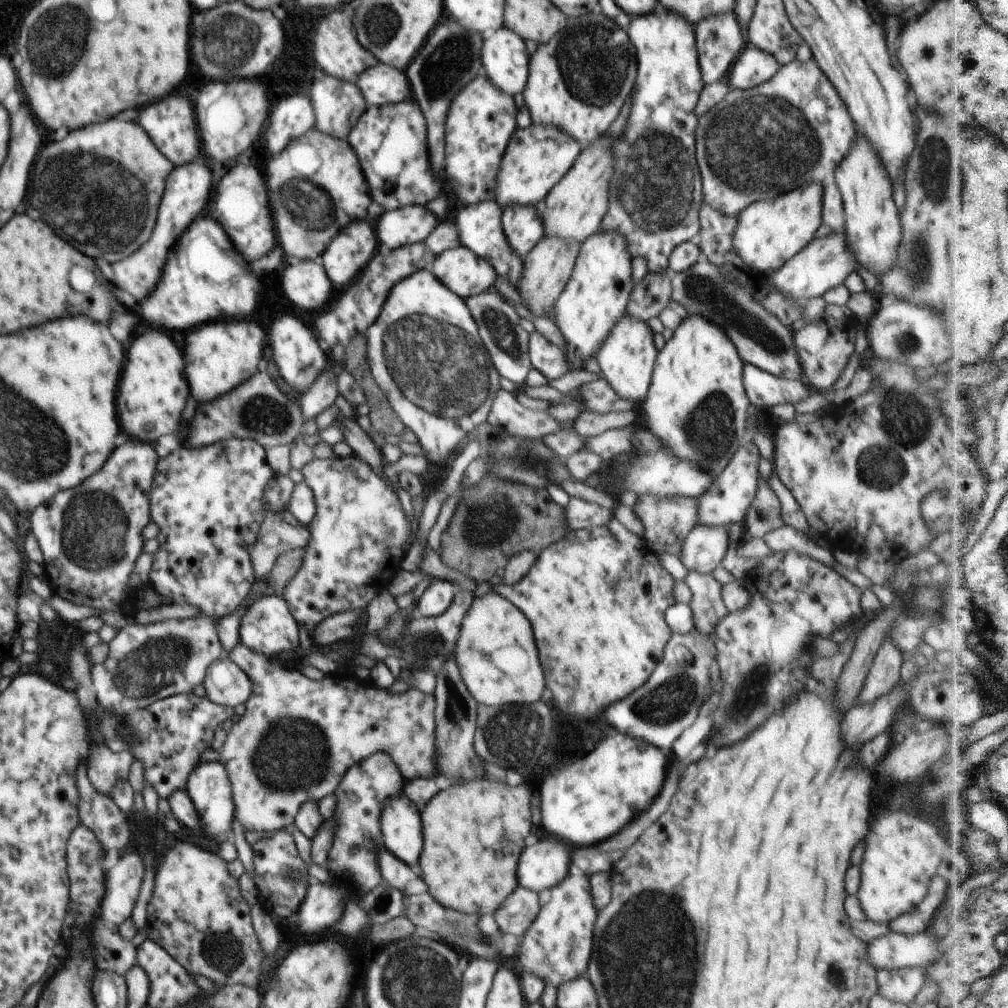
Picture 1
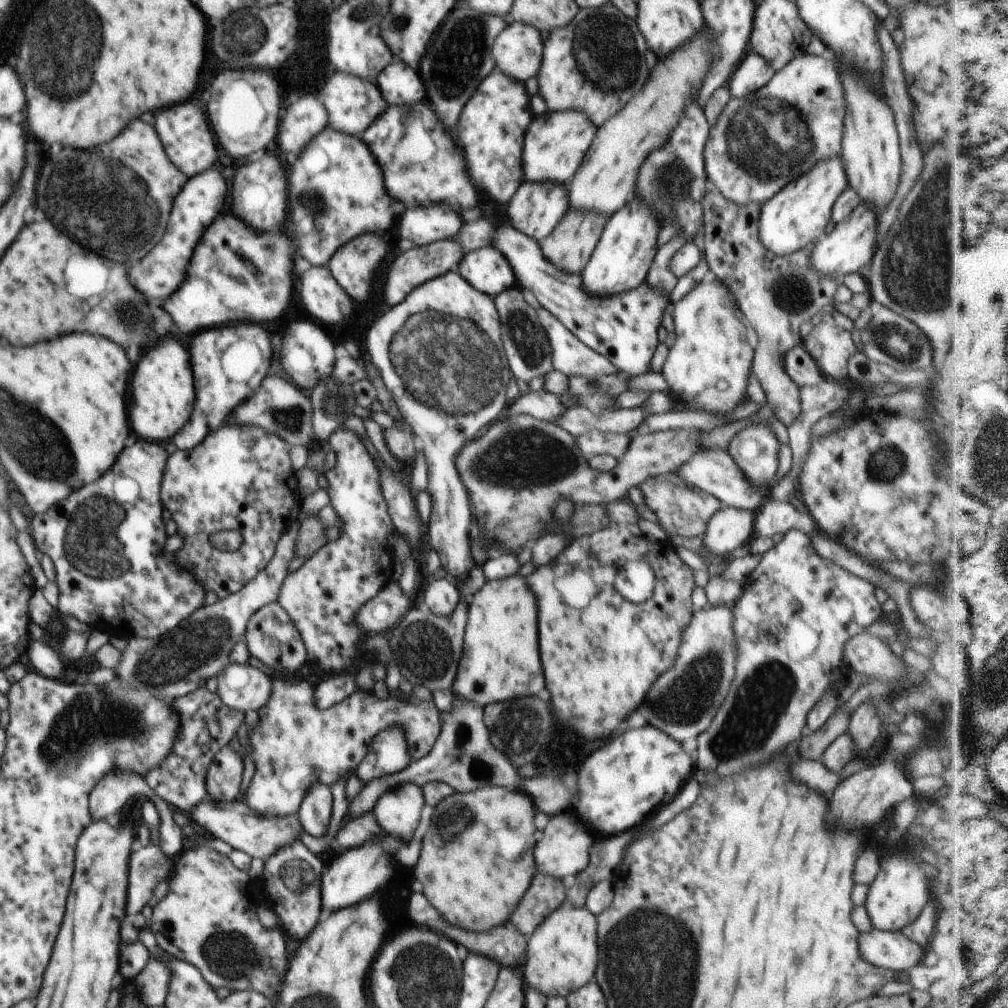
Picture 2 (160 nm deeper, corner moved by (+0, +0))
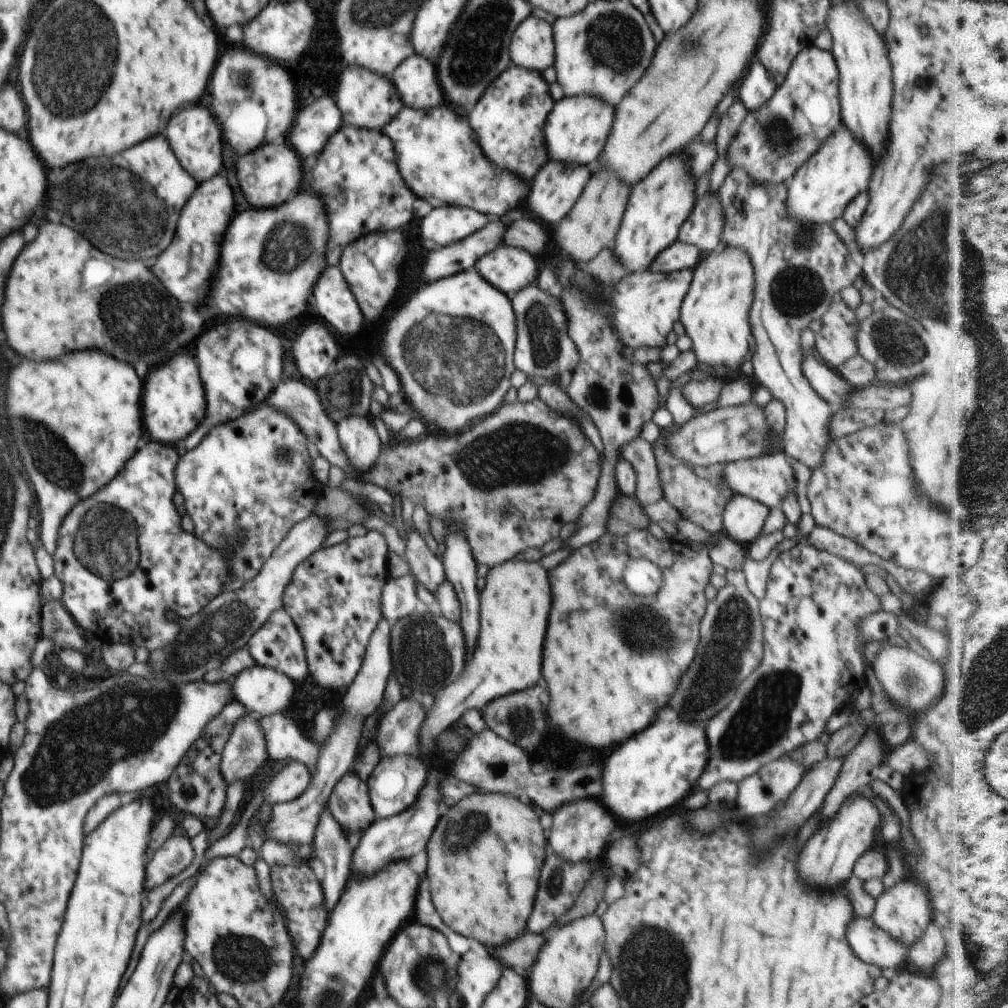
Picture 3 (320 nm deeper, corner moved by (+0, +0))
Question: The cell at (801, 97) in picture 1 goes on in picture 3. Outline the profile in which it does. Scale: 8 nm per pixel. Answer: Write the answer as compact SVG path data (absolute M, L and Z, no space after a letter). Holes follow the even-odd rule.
M810 45L794 58L774 96L758 112L748 114L729 146L731 170L744 166L758 183L789 182L833 132L842 126L838 98L838 68L829 50Z

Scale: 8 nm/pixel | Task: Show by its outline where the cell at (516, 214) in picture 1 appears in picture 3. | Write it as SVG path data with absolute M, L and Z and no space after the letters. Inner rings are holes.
M548 162L536 176L532 182L532 190L528 196L528 208L546 224L558 224L568 212L570 208L576 204L576 200L580 198L584 186L590 180L590 170L586 166L578 166L578 164L562 164L562 162Z

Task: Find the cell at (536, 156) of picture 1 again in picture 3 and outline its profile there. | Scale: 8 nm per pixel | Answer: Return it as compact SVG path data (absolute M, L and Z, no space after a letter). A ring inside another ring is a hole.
M584 93L564 97L554 106L546 120L546 146L552 160L562 160L568 164L592 164L598 160L614 122L614 108L594 95Z

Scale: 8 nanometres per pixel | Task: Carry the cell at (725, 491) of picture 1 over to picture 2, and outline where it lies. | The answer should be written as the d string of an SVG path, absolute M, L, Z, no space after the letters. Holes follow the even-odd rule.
M759 423L737 432L727 451L753 485L768 487L777 483L780 447L781 442L772 428Z

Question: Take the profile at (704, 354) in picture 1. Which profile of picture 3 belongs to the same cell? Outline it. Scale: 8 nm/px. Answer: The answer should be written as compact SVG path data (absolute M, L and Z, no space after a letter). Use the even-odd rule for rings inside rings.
M718 246L714 251L704 252L699 263L693 268L693 281L682 301L679 320L686 329L686 335L693 342L691 350L696 354L698 363L705 362L712 366L712 375L716 375L715 368L718 368L720 364L724 364L728 368L728 373L721 376L726 380L732 376L737 378L740 375L740 360L746 356L746 352L750 348L750 336L753 335L750 330L750 318L748 318L750 314L748 312L750 312L754 300L754 285L755 270L746 249Z

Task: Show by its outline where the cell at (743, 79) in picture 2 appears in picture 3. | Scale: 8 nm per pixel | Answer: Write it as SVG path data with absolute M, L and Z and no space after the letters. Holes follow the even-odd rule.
M756 59L751 62L748 68L746 78L740 84L740 100L744 106L752 112L758 110L766 100L770 100L777 89L775 78L762 66L762 63Z

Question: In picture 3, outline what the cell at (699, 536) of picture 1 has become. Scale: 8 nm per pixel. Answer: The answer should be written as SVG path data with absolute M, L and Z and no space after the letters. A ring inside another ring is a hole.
M735 495L725 506L722 534L748 546L760 537L770 509L753 498Z

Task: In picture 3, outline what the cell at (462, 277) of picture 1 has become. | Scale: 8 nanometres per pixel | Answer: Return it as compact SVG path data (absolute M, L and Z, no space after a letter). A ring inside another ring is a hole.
M500 245L475 264L483 279L505 292L509 297L514 296L530 282L537 282L538 262L526 250L512 245Z

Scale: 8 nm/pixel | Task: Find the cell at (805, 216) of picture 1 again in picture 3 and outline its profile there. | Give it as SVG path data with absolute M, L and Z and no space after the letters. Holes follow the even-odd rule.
M842 126L838 132L833 132L826 138L816 154L810 156L786 184L787 211L797 219L832 226L836 218L843 216L848 203L857 194L869 189L872 162L874 158L868 148L860 140L856 140L856 136L848 128Z

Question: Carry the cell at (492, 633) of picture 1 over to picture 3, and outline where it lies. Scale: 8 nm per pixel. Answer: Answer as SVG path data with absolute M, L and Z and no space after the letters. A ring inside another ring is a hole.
M507 560L502 564L490 567L485 579L485 587L480 592L481 602L480 616L481 629L476 650L471 657L467 656L465 669L462 676L450 686L446 686L442 692L438 692L430 712L426 714L426 720L420 728L420 750L422 756L430 756L438 746L438 736L456 722L468 708L484 708L490 700L504 696L508 692L526 690L534 686L542 676L542 644L546 636L548 626L548 612L552 606L552 594L550 594L549 572L540 561Z

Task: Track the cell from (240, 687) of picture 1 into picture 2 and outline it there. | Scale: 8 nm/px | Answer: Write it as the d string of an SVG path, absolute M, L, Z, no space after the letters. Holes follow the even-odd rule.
M249 662L229 663L218 677L217 693L224 704L247 715L266 706L272 691L273 678Z

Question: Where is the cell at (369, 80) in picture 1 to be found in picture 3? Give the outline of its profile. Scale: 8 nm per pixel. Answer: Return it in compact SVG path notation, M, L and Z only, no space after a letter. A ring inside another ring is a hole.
M410 55L392 74L390 79L406 107L428 110L442 102L442 88L432 62L420 55Z

